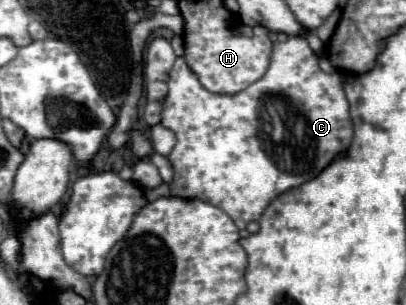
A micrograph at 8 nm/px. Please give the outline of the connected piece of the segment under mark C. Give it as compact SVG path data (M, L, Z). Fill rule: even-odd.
M289 36L287 42L275 42L273 58L265 76L239 94L213 94L205 90L185 60L177 58L169 72L169 94L161 114L161 124L171 128L177 136L177 144L169 154L175 172L173 182L169 184L173 196L209 202L225 210L235 226L243 230L247 222L259 220L269 202L279 194L309 182L335 158L345 156L349 142L353 140L353 122L349 116L349 102L341 88L343 76L333 74L321 82L321 78L315 80L319 72L321 68L315 52L309 48L307 40L299 36Z

